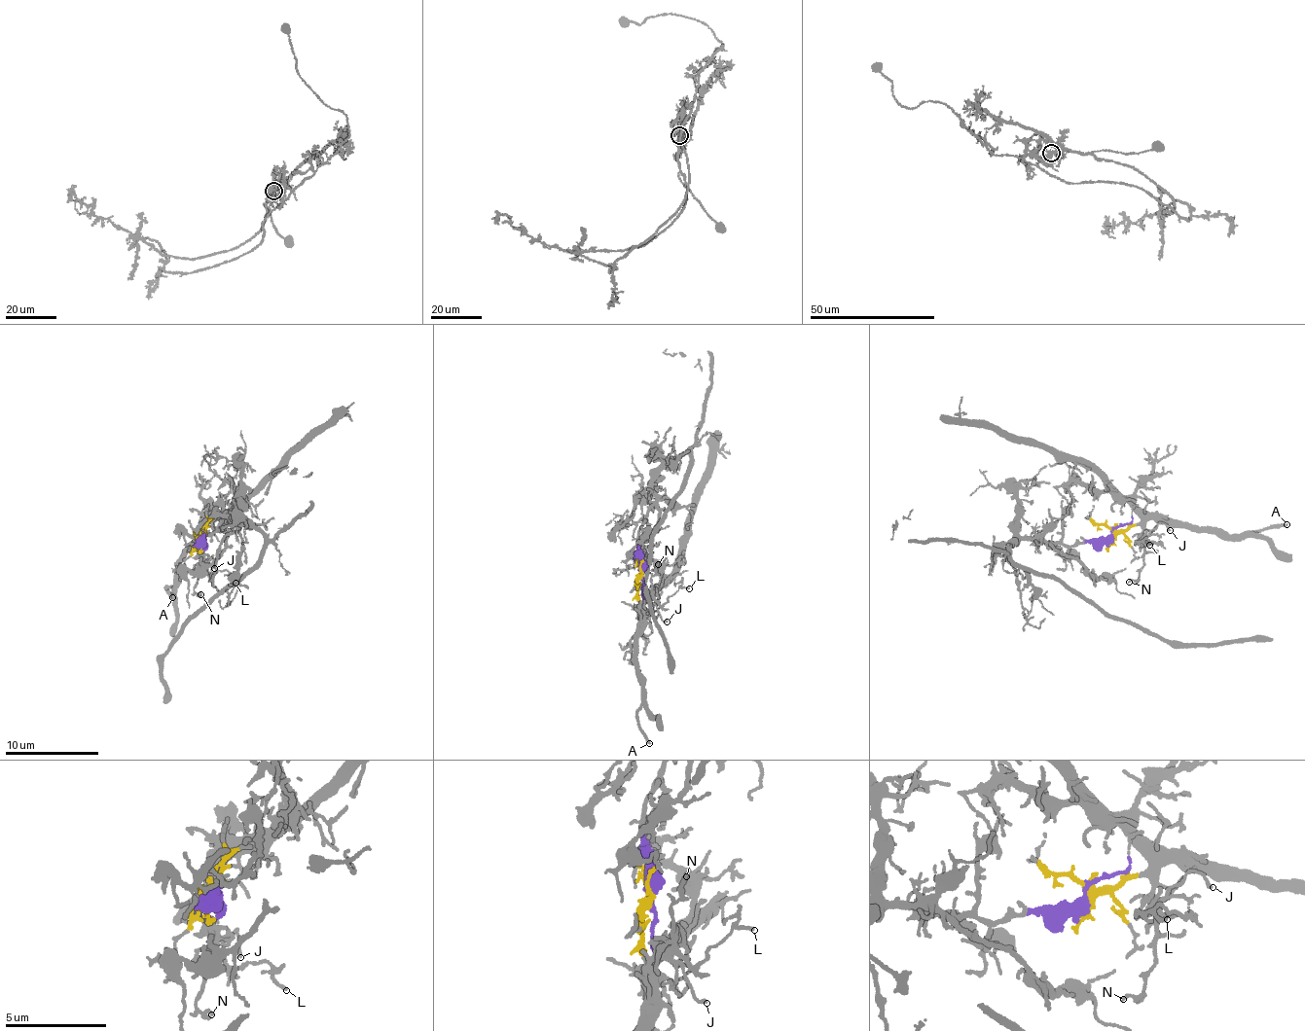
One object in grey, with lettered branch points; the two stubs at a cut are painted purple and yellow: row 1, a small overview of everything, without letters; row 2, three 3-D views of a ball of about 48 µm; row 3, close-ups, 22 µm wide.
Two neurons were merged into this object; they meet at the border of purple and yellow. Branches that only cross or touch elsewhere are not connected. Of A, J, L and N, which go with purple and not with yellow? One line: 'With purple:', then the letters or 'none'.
With purple: none

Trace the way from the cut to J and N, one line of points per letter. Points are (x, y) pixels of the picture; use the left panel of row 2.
J: (202, 539), (196, 539), (203, 557), (213, 557), (213, 569)
N: (202, 539), (196, 539), (201, 577), (193, 590), (200, 594)

